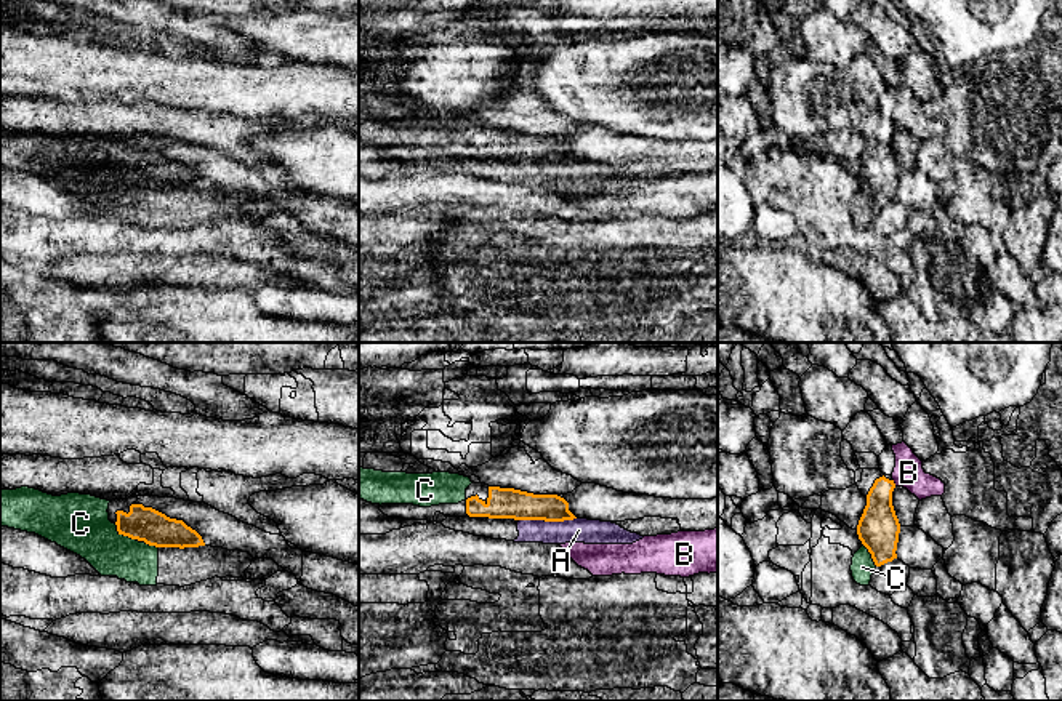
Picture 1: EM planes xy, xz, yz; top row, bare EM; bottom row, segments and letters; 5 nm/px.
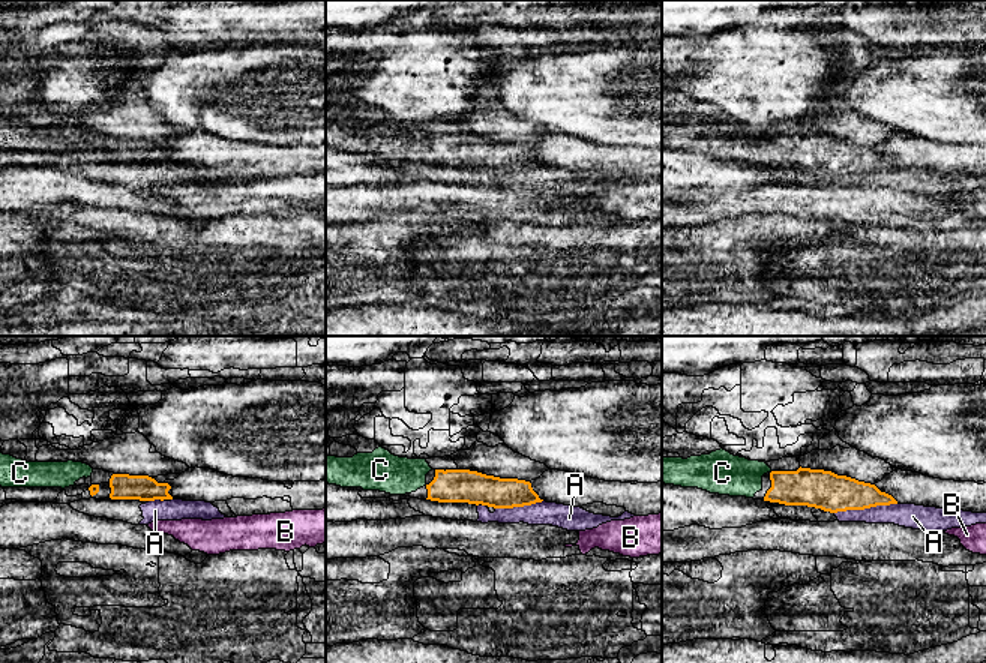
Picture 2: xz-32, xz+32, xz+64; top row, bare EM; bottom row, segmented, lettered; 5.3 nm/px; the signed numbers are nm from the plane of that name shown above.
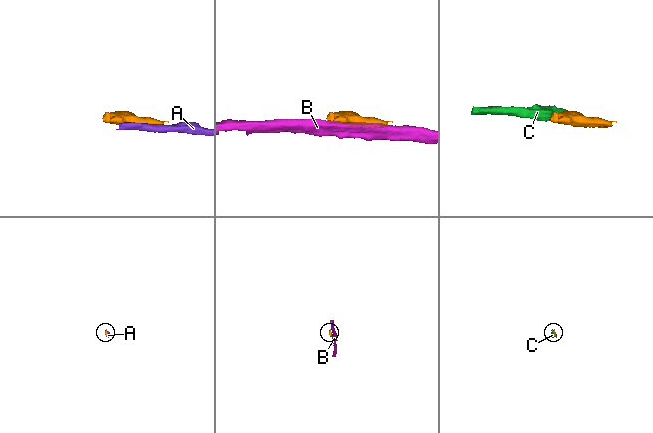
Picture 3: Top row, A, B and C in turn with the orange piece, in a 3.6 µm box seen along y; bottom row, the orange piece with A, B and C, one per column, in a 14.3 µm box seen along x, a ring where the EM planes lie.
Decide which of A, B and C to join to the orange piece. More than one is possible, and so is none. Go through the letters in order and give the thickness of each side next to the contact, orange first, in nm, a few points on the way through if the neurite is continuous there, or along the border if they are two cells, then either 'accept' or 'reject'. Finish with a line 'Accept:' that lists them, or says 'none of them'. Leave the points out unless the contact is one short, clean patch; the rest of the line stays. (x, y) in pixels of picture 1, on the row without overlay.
A: calibres 160 and 130 nm; reject
B: calibres 220 and 150 nm; border yz (893, 120), (896, 127); reject
C: calibres 180 and 300 nm; way xy (144, 165), (133, 167), (124, 176), (92, 176), (80, 165); accept
Accept: C

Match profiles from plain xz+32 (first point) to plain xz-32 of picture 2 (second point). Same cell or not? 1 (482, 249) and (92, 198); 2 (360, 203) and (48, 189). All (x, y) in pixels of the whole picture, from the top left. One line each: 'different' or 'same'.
1: different
2: same

